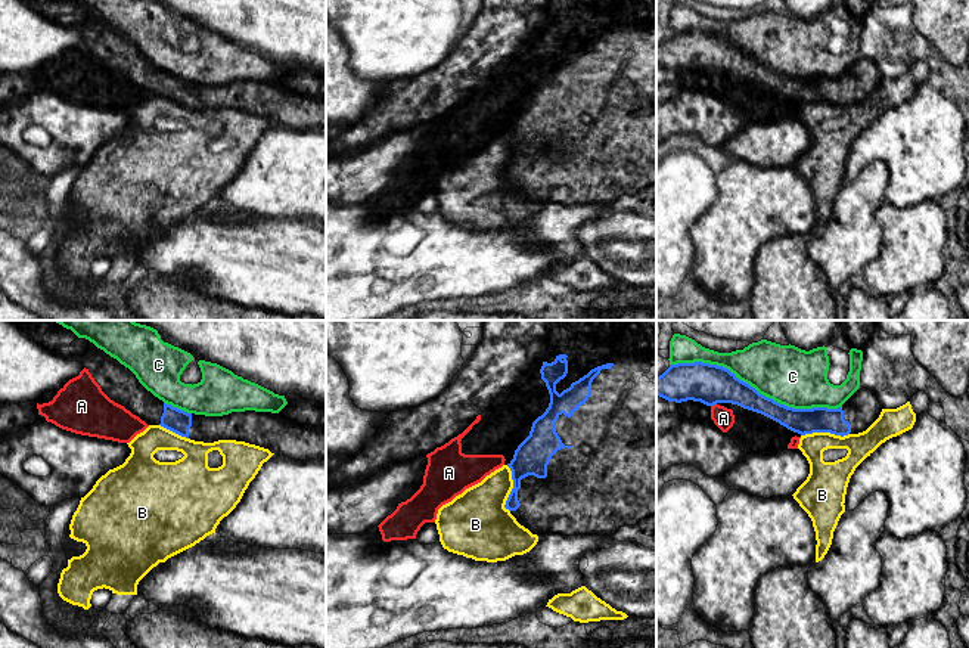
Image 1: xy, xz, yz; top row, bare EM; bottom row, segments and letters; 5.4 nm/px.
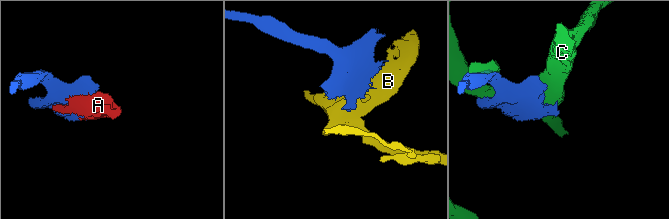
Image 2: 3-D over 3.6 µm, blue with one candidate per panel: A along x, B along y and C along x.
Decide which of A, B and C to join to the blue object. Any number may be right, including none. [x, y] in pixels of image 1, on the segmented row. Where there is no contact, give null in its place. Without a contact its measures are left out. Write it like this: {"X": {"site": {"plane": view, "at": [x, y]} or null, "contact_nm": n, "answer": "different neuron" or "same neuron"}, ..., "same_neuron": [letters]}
{"A": {"site": {"plane": "yz", "at": [713, 405]}, "contact_nm": 40, "answer": "different neuron"}, "B": {"site": {"plane": "yz", "at": [825, 431]}, "contact_nm": 260, "answer": "different neuron"}, "C": {"site": {"plane": "yz", "at": [754, 388]}, "contact_nm": 950, "answer": "different neuron"}, "same_neuron": []}

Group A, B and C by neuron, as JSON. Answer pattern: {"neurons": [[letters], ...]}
{"neurons": [["A"], ["B"], ["C"]]}

